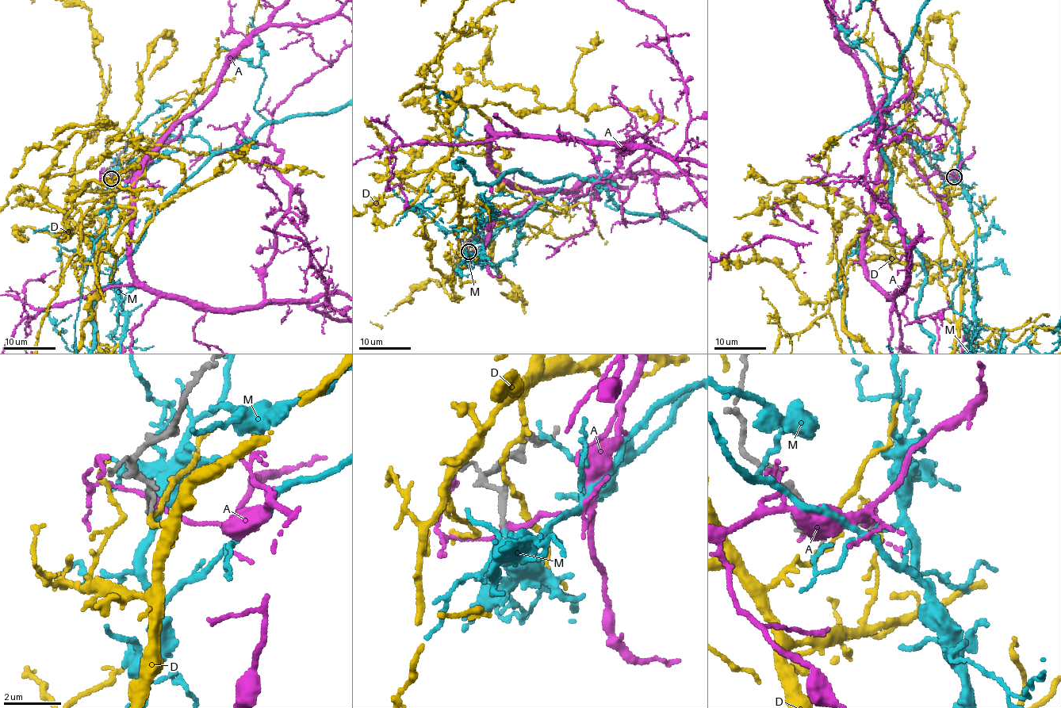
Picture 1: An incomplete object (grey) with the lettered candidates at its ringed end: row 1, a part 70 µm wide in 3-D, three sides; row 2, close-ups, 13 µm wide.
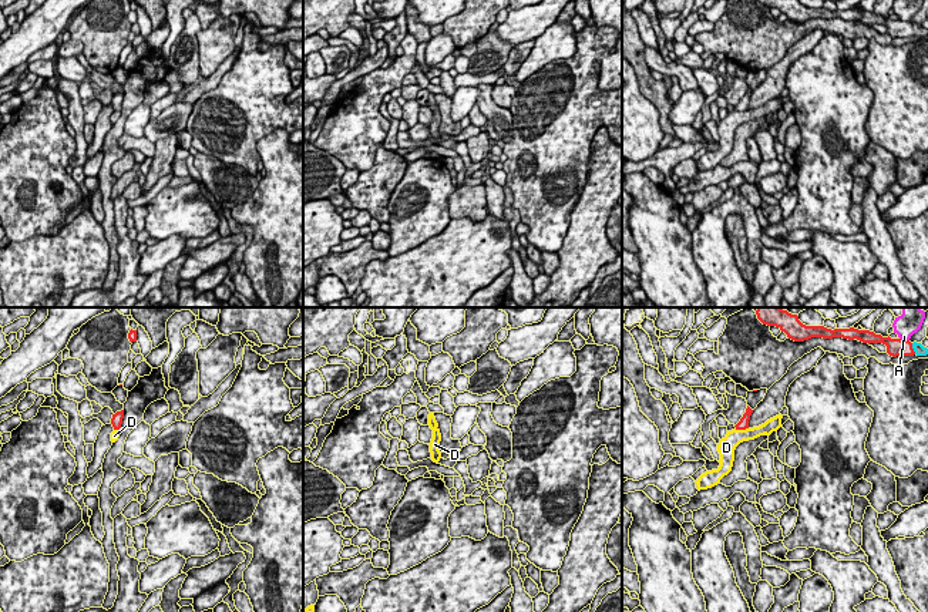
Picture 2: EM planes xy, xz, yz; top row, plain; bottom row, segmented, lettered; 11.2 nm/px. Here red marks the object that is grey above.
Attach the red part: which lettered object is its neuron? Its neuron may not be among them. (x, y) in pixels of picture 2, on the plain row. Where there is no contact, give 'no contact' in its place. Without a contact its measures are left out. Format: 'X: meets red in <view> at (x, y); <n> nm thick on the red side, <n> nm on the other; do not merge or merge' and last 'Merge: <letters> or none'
A: meets red in yz at (904, 22); 190 nm thick on the red side, 220 nm on the other; do not merge
D: meets red in yz at (740, 110); 120 nm thick on the red side, 190 nm on the other; do not merge
M: meets red in yz at (913, 30); 190 nm thick on the red side, 130 nm on the other; merge
Merge: M

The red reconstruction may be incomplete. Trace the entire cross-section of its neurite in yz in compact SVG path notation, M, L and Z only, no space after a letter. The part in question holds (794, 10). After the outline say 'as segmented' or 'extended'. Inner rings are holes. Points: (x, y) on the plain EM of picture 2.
M759 0L763 6L776 7L787 16L789 20L794 23L804 23L811 19L843 19L848 21L860 21L863 24L882 24L887 27L887 34L892 38L904 37L927 37L928 30L921 24L911 24L909 21L882 19L870 11L850 10L827 10L824 7L806 7L798 0Z; extended

